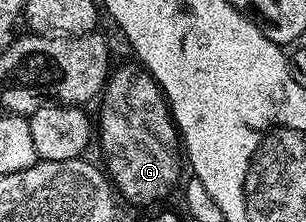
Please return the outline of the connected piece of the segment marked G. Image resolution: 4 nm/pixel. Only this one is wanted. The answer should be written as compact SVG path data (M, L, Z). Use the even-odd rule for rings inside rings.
M132 62L133 64L125 64L122 68L114 67L109 73L109 78L105 82L104 89L99 97L99 105L101 104L101 117L95 120L95 136L101 139L101 156L105 159L105 164L103 163L104 171L107 173L108 179L111 181L112 187L115 189L116 195L121 196L125 200L130 200L133 204L153 204L156 200L161 200L173 187L178 184L182 179L181 176L181 164L183 168L183 156L179 151L179 133L177 131L177 126L173 122L173 114L169 111L169 102L165 98L165 93L161 91L161 88L157 84L157 79L154 76L145 71L141 67L140 63Z

